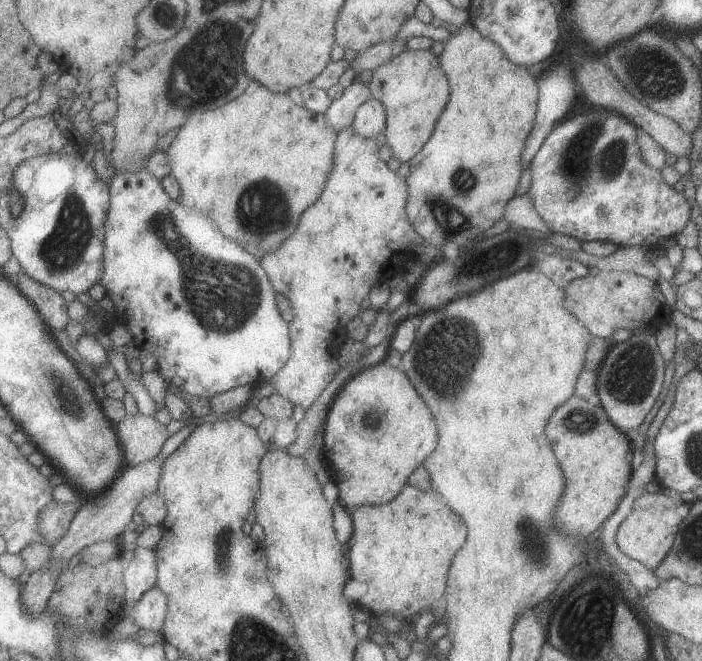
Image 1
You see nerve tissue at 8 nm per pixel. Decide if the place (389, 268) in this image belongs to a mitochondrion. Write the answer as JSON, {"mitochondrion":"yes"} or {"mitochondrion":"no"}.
{"mitochondrion":"no"}

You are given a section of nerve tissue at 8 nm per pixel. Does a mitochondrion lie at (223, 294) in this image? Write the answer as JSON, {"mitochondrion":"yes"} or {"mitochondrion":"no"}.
{"mitochondrion":"yes"}

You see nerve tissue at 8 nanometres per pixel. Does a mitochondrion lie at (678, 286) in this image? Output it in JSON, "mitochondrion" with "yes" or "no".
{"mitochondrion":"no"}

